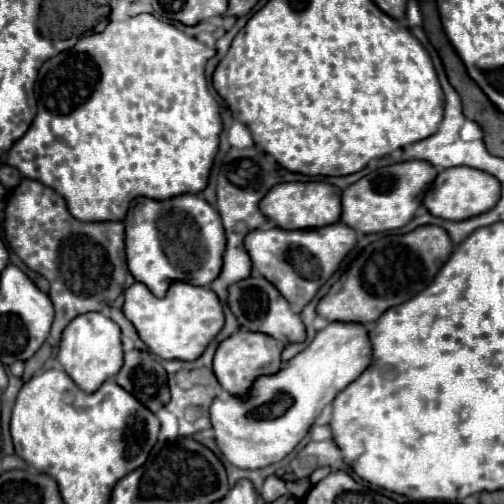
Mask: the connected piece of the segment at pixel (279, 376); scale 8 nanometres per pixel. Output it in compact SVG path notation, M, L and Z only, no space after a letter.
M330 322L324 330L316 334L316 338L306 346L302 352L298 352L292 360L284 362L276 374L258 376L246 396L228 394L226 398L214 398L210 404L210 422L214 428L214 440L220 448L220 452L226 456L226 460L238 468L246 470L258 470L266 468L274 462L280 462L284 456L288 456L298 442L308 434L314 420L322 414L324 406L328 406L338 392L342 392L366 366L370 364L370 340L364 326L354 324L342 324L342 322Z

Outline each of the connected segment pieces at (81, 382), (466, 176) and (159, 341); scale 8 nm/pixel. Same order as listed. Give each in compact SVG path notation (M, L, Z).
M102 312L80 314L64 328L62 340L56 348L56 360L62 364L64 372L76 382L76 386L90 394L122 368L120 328Z
M468 166L458 168L446 168L438 172L438 176L432 182L432 188L424 196L424 208L444 220L466 220L472 216L478 216L494 206L498 202L498 180L490 178L490 174L482 174L482 170L470 170Z
M134 282L124 290L122 312L132 322L148 350L164 360L198 358L224 324L218 296L208 286L192 286L188 282L174 282L164 298L156 298L142 282Z

